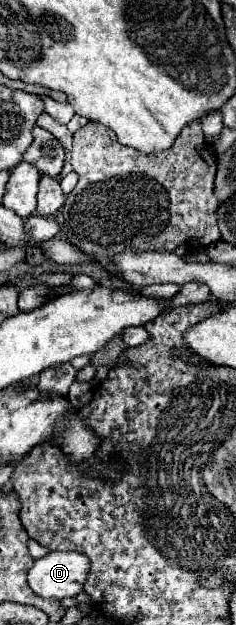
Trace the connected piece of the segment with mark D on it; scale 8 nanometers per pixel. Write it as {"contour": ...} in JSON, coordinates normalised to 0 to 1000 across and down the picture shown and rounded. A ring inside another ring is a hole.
{"contour":[[[220,882],[144,898],[119,910],[119,933],[161,955],[322,955],[347,946],[373,907],[381,904],[347,885]]]}

